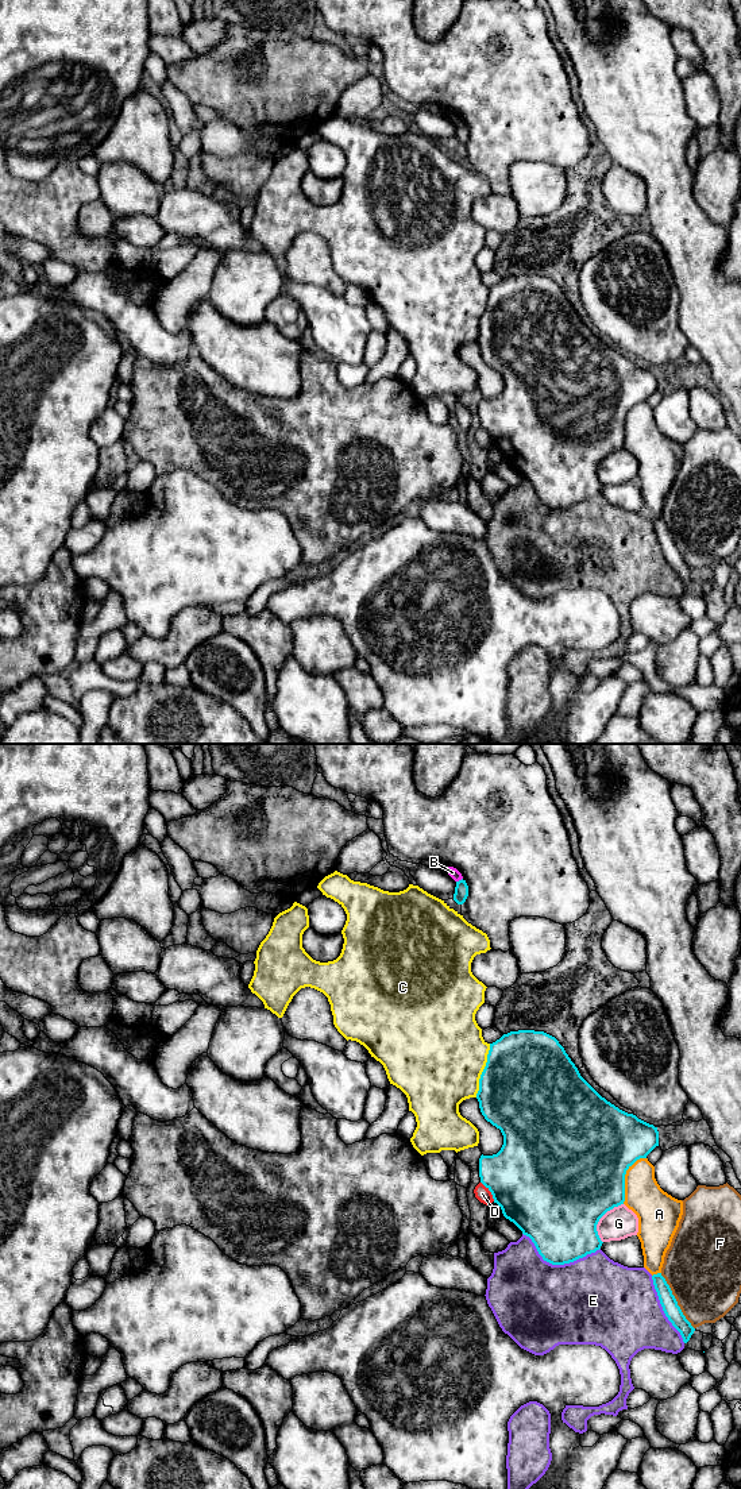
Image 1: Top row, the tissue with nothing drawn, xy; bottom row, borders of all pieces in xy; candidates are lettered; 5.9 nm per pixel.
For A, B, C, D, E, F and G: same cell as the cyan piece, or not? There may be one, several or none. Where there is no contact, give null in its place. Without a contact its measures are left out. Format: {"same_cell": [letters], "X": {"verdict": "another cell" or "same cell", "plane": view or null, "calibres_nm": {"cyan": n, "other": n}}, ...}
{"same_cell": [], "A": {"verdict": "another cell", "plane": "xy", "calibres_nm": {"cyan": 500, "other": 220}}, "B": {"verdict": "another cell", "plane": "xy", "calibres_nm": {"cyan": 80, "other": 60}}, "C": {"verdict": "another cell", "plane": "xy", "calibres_nm": {"cyan": 500, "other": 480}}, "D": {"verdict": "another cell", "plane": "xy", "calibres_nm": {"cyan": 480, "other": 90}}, "E": {"verdict": "another cell", "plane": "xy", "calibres_nm": {"cyan": 420, "other": 480}}, "F": {"verdict": "another cell", "plane": "xy", "calibres_nm": {"cyan": 100, "other": 440}}, "G": {"verdict": "another cell", "plane": "xy", "calibres_nm": {"cyan": 500, "other": 190}}}

